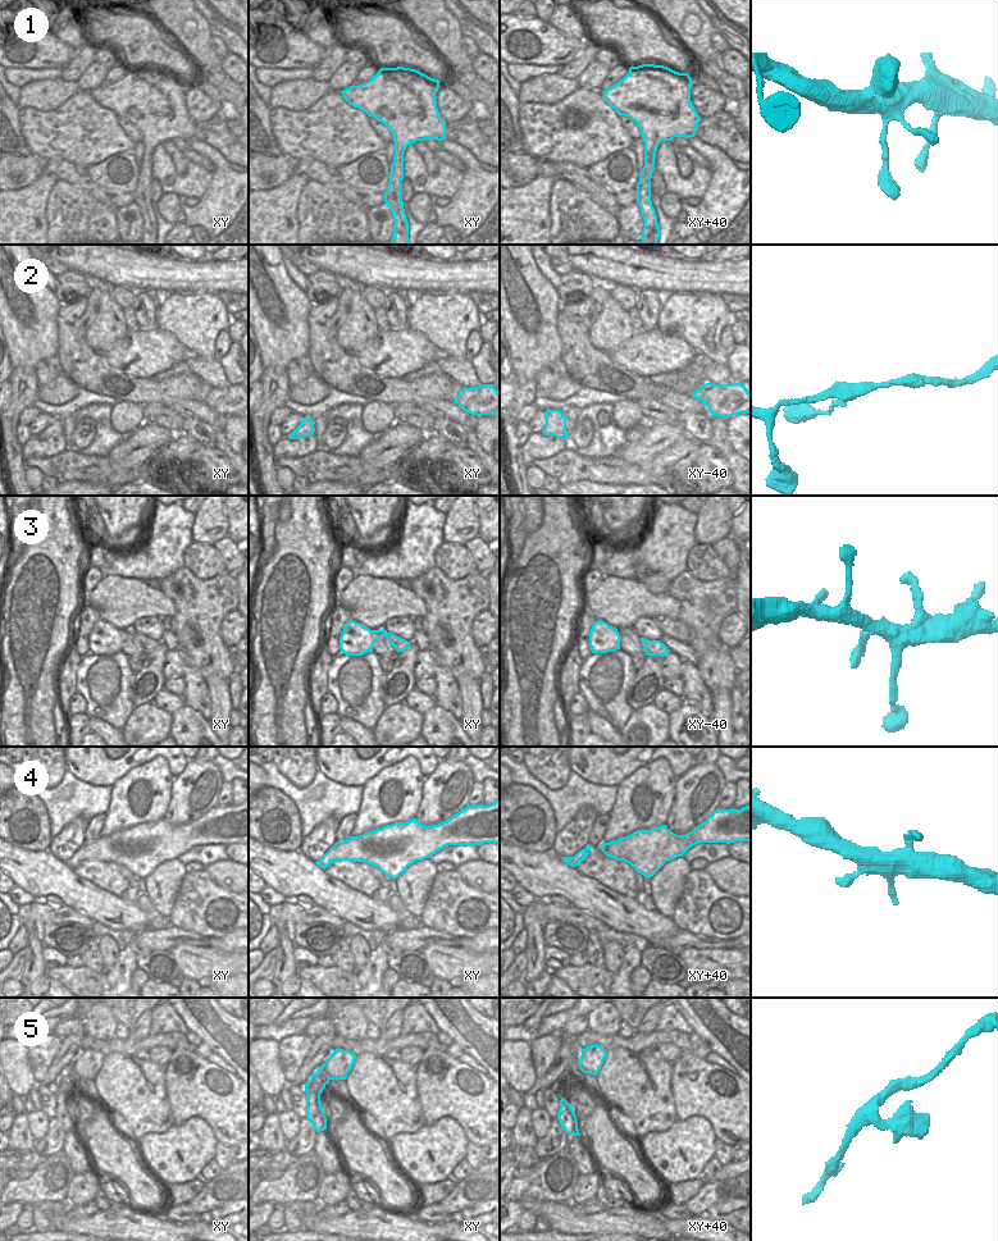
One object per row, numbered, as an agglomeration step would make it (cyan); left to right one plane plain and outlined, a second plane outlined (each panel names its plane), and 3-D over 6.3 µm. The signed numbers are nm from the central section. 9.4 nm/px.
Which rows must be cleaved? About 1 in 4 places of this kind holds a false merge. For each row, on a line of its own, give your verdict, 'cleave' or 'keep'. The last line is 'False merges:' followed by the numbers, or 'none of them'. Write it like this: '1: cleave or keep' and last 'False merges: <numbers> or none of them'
1: keep
2: keep
3: keep
4: keep
5: keep
False merges: none of them

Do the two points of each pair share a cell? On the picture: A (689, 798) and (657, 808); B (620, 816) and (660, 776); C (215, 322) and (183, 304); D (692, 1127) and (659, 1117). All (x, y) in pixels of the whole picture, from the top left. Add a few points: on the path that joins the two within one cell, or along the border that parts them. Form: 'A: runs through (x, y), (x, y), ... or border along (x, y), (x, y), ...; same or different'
A: border along (677, 779), (673, 804), (665, 824); different
B: runs through (629, 802), (634, 784), (646, 781); same
C: runs through (208, 318), (197, 318), (191, 311); same
D: border along (677, 1119), (668, 1130), (646, 1134); different

